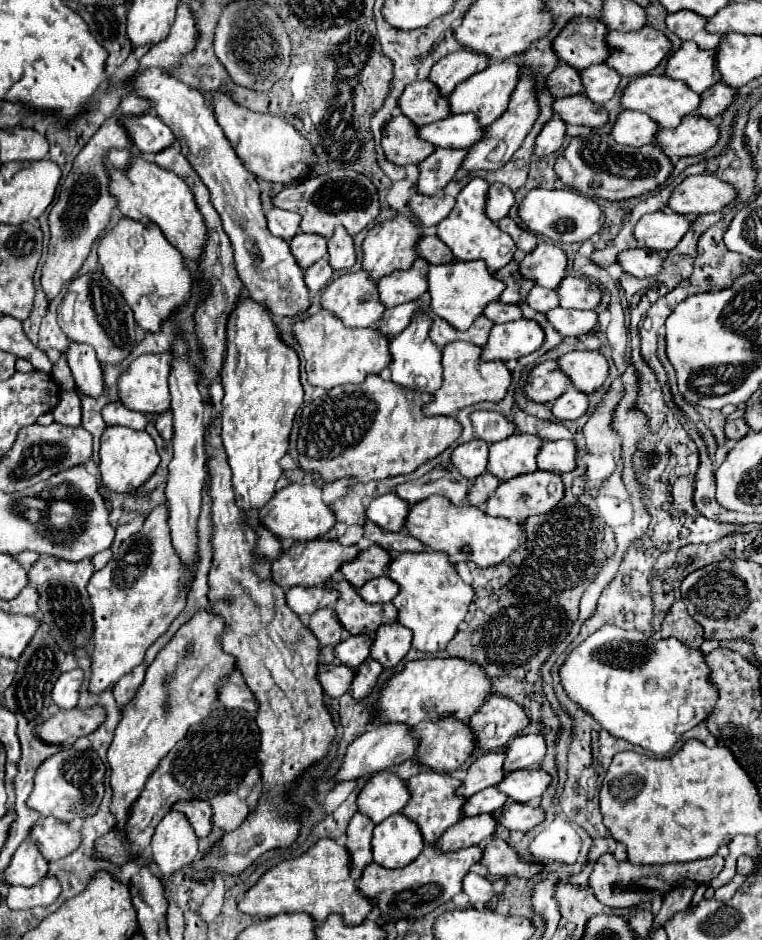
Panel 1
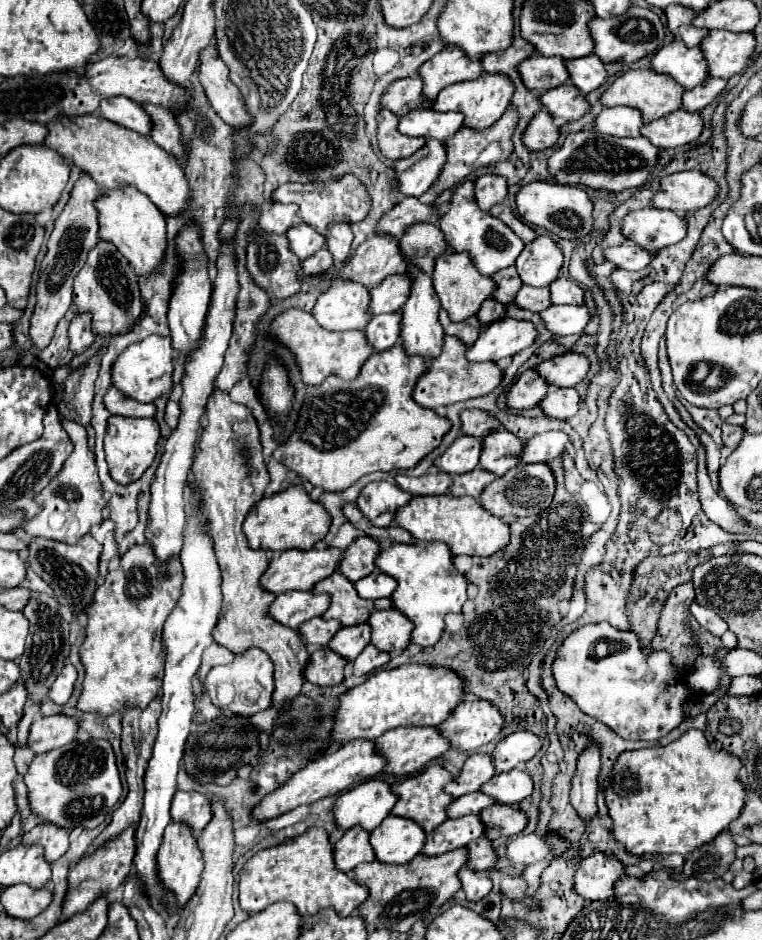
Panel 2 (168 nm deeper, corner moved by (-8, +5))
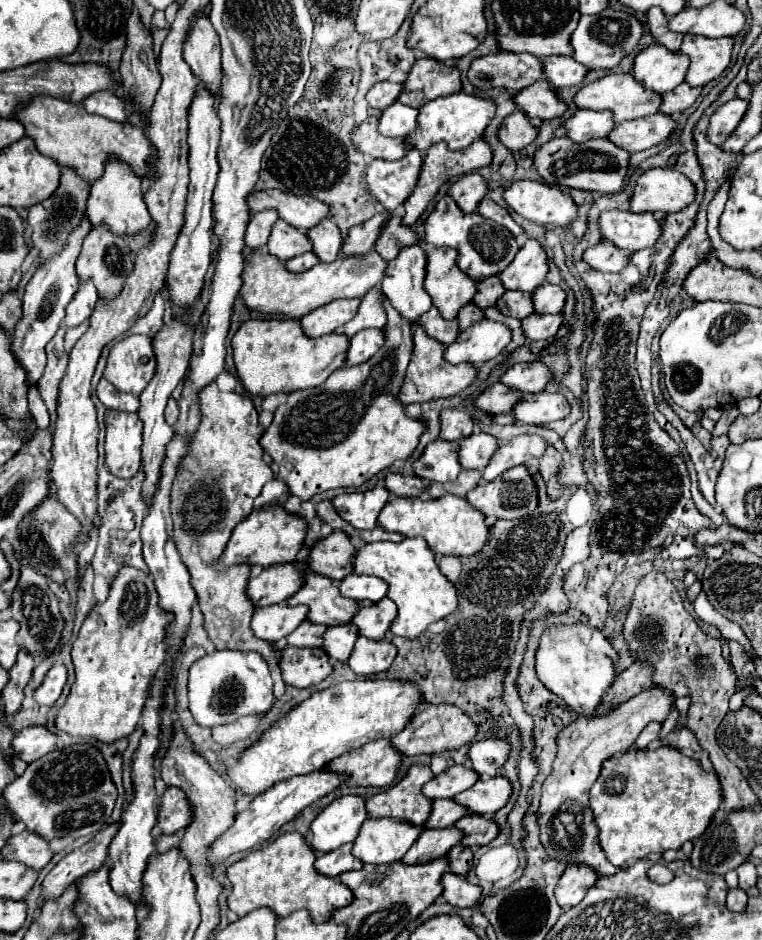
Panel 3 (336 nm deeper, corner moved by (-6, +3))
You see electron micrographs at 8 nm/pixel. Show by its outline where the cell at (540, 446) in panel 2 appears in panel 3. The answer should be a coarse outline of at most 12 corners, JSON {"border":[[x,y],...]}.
{"border":[[516,436],[496,450],[482,470],[494,480],[514,466],[540,458],[546,442]]}

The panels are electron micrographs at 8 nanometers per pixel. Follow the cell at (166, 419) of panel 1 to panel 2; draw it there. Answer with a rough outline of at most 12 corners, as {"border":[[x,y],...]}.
{"border":[[168,400],[166,422],[172,430],[178,426],[180,406]]}

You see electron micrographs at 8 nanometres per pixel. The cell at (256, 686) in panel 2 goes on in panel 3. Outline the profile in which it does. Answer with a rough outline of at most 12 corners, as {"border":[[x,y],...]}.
{"border":[[214,650],[190,666],[200,726],[266,714],[268,662]]}

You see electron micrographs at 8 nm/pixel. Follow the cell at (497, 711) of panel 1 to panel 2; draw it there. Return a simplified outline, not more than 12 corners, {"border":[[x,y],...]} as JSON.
{"border":[[462,700],[438,730],[454,748],[474,752],[498,738],[502,712]]}

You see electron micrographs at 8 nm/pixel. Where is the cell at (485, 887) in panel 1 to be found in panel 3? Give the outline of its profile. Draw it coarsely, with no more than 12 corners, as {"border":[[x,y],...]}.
{"border":[[442,874],[442,898],[472,908],[482,894],[466,878]]}

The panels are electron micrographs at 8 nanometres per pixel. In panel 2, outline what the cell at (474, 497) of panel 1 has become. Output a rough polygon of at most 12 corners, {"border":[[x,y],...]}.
{"border":[[484,468],[454,476],[452,494],[478,498],[498,476]]}

